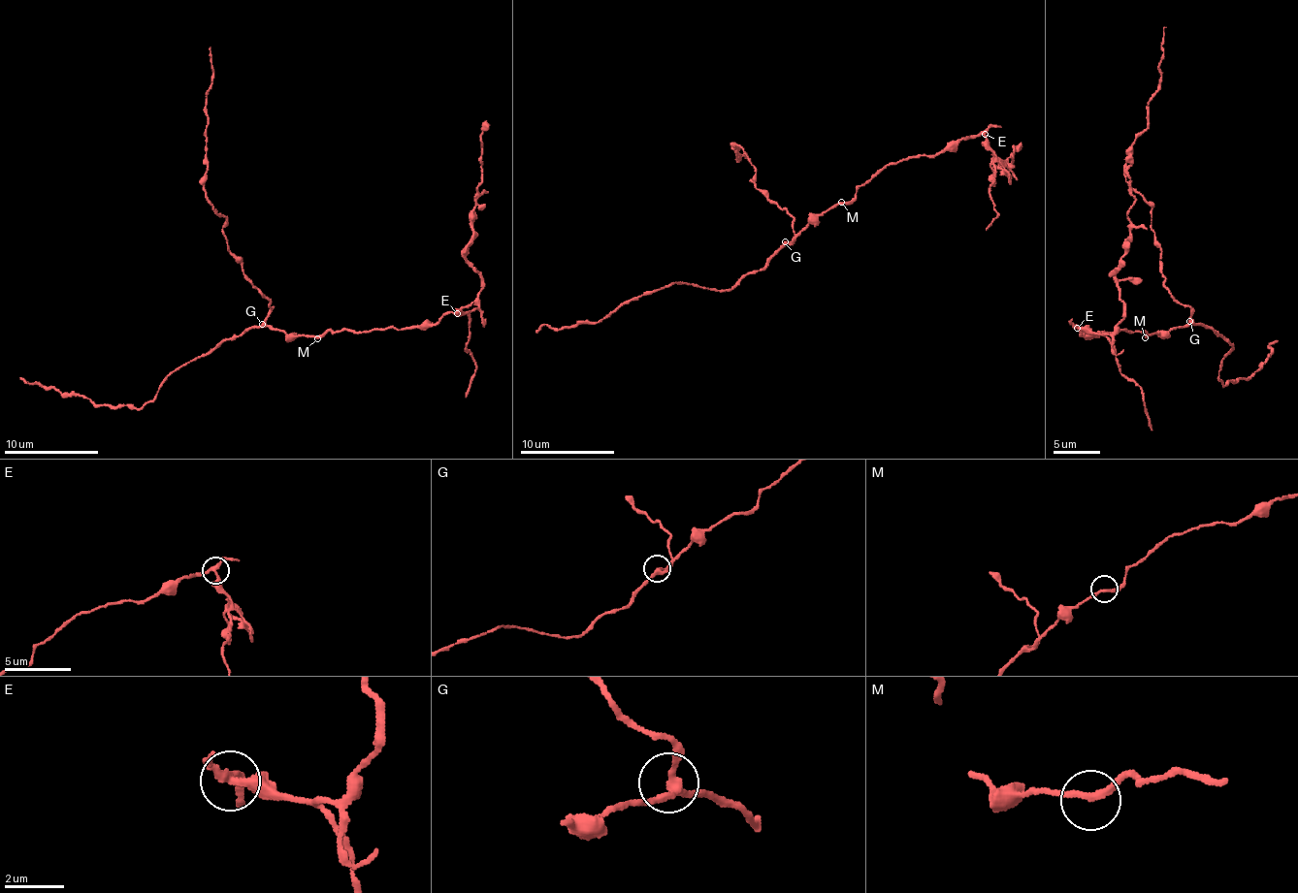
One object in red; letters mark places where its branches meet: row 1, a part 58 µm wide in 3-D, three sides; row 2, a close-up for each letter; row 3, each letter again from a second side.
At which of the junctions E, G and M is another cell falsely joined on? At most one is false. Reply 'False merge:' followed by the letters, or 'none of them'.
False merge: E

